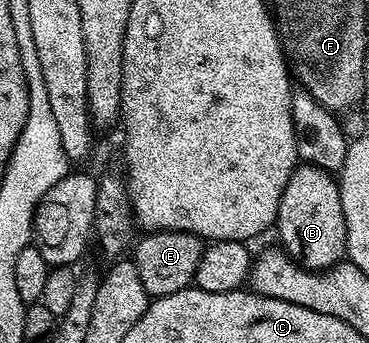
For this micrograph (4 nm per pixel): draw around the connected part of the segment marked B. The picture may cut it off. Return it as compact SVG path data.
M296 165L281 196L278 230L279 238L283 241L282 249L298 266L303 266L306 270L322 272L344 261L347 252L347 233L338 181L328 171L316 166Z

